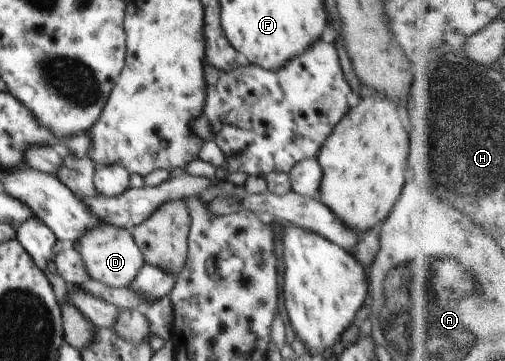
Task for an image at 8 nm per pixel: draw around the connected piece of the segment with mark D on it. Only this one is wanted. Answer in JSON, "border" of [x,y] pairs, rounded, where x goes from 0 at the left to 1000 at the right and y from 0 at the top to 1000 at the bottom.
{"border":[[[206,615],[170,640],[147,684],[158,701],[178,767],[208,784],[214,795],[253,795],[287,731],[259,640]]]}

